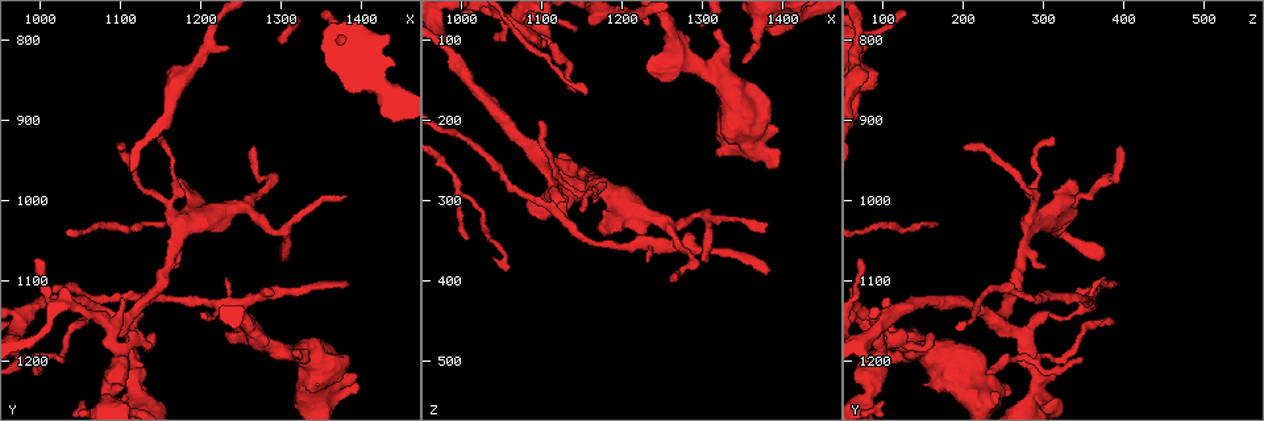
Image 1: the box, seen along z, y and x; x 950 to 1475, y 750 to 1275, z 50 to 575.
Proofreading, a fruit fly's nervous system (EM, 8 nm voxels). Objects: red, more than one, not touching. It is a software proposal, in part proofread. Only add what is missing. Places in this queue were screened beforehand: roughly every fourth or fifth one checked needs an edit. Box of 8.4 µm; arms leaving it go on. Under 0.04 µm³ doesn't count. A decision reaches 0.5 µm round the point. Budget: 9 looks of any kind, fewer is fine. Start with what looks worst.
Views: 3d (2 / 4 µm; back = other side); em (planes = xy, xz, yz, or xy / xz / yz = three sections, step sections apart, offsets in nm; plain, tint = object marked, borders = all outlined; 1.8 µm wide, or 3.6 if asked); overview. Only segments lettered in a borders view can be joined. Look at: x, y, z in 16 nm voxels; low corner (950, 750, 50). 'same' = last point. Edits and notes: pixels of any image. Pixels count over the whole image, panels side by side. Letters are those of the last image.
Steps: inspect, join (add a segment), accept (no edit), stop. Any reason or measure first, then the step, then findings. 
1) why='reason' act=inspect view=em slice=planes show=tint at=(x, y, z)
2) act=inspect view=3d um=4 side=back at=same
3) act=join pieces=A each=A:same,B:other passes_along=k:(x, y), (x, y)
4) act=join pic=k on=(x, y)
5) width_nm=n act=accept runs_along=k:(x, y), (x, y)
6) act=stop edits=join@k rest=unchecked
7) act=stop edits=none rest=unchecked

why='free end' act=inspect view=em slice=planes show=borders at=(1140, 1165, 165)

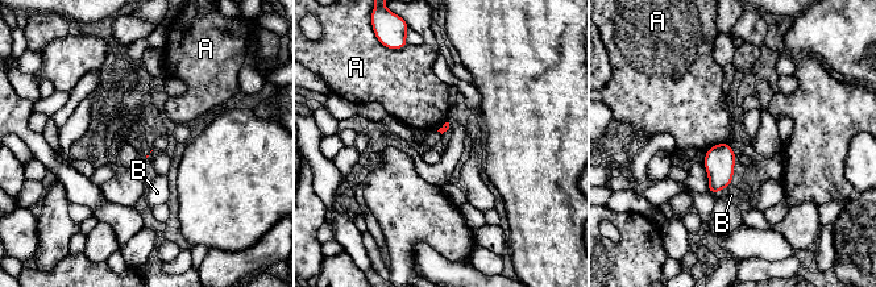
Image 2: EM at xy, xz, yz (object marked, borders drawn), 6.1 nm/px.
act=accept each=A:other,B:other border=2:(726, 140), (714, 144), (705, 153) found='no lettered segment goes on from it'

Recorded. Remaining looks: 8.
why='branch stops here' act=inspect view=em slice=yz step=16 show=tint at=(1385, 1105, 385)

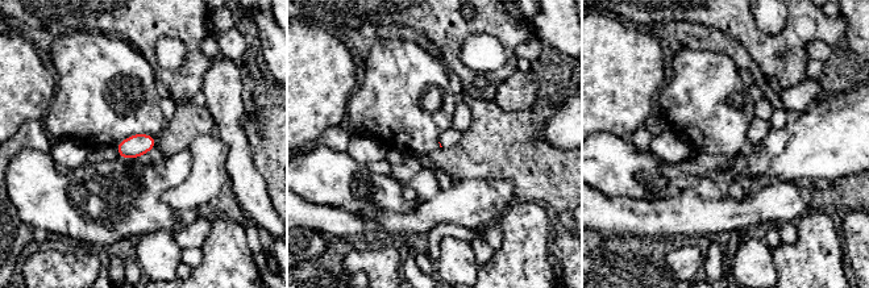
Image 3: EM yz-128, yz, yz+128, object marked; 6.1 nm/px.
why='another direction' act=inspect view=em slice=planes show=borders at=same

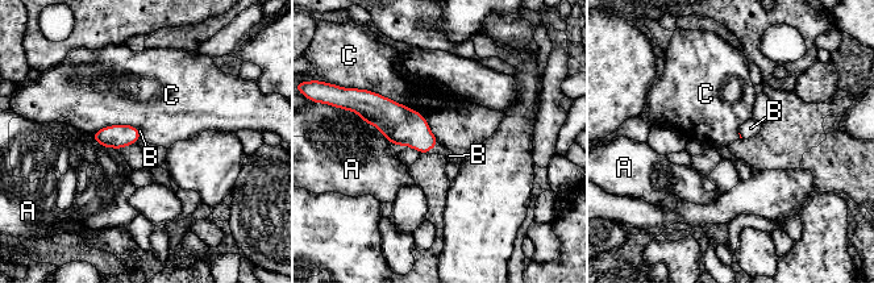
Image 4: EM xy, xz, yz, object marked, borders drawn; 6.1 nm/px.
act=join pieces=B each=A:other,B:same,C:other passes_along=4:(400, 125), (433, 146), (449, 155) found='it goes on there'

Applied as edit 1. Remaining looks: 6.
why='stops while still wide' act=inspect view=3d um=4 side=back at=(1320, 1245, 245)

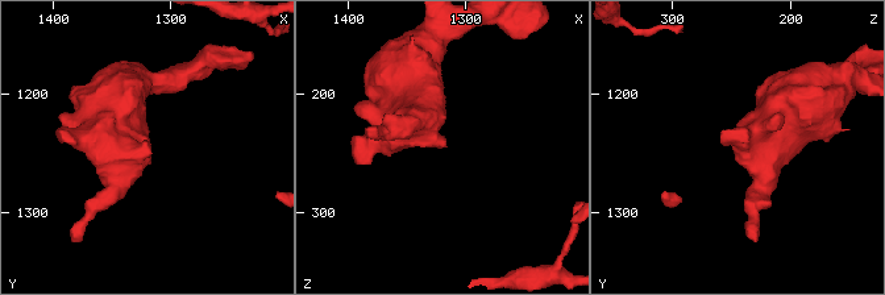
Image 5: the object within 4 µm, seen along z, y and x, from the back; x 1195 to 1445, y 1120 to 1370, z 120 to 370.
act=inspect view=em slice=planes show=borders at=(1320, 1242, 246)

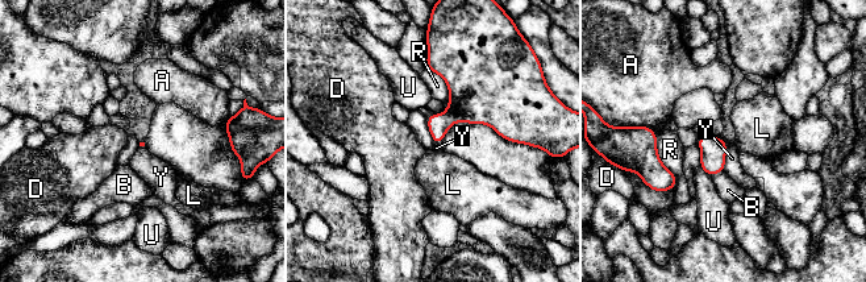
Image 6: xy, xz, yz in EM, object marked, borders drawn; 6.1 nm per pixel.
longest_contact=R:360nm act=accept each=A:other,B:other,D:other,L:other,R:other,U:other,Y:other border=6:(728, 146), (723, 170) found='no lettered segment goes on from it'

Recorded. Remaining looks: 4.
why='free end' act=inspect view=3d um=4 at=(1165, 1080, 305)

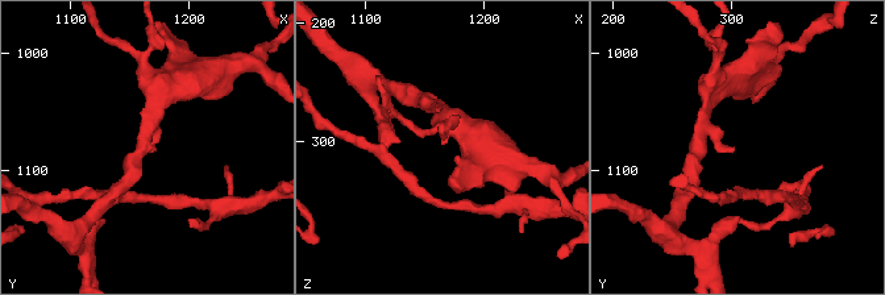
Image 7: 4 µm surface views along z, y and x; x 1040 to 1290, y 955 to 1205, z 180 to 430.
why='shape alone is not enough' act=inspect view=em um=3.6 slice=yz step=8 show=borders at=(1164, 1080, 302)

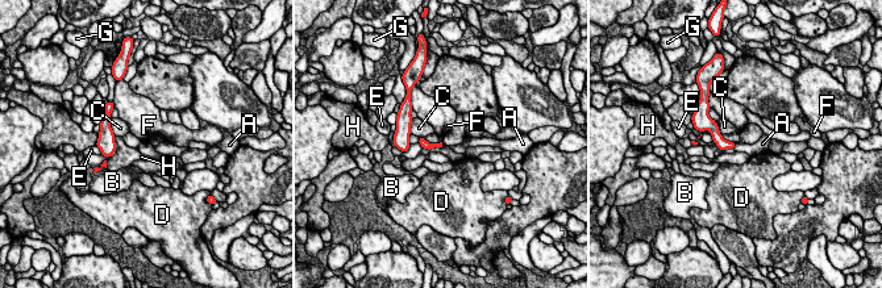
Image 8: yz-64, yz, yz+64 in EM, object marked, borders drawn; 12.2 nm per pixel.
act=join pieces=A each=A:same,B:other,C:other,D:other,E:other,F:other,G:other,H:other passes_along=8:(722, 144), (735, 146), (754, 149) found='the neuron continues'

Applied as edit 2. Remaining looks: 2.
act=stop edits=join@4,join@8 rest=unchecked

